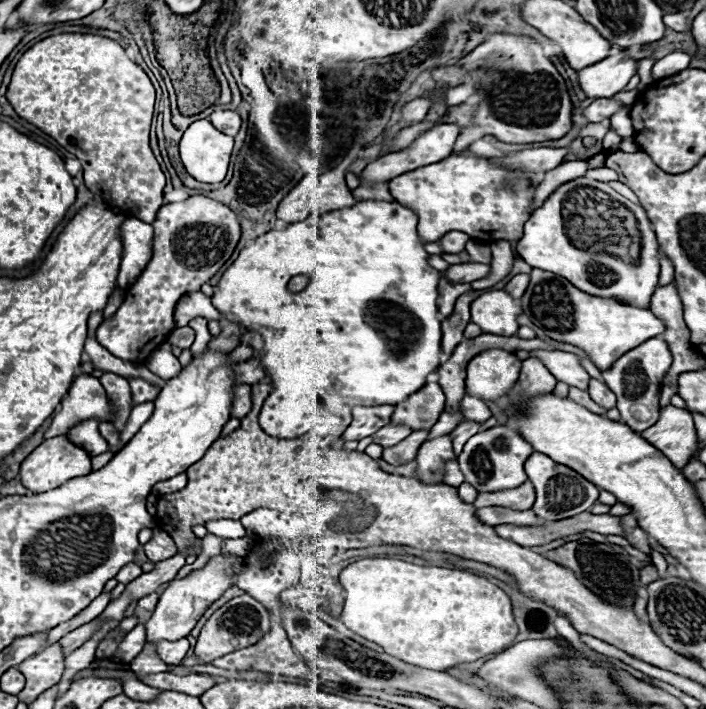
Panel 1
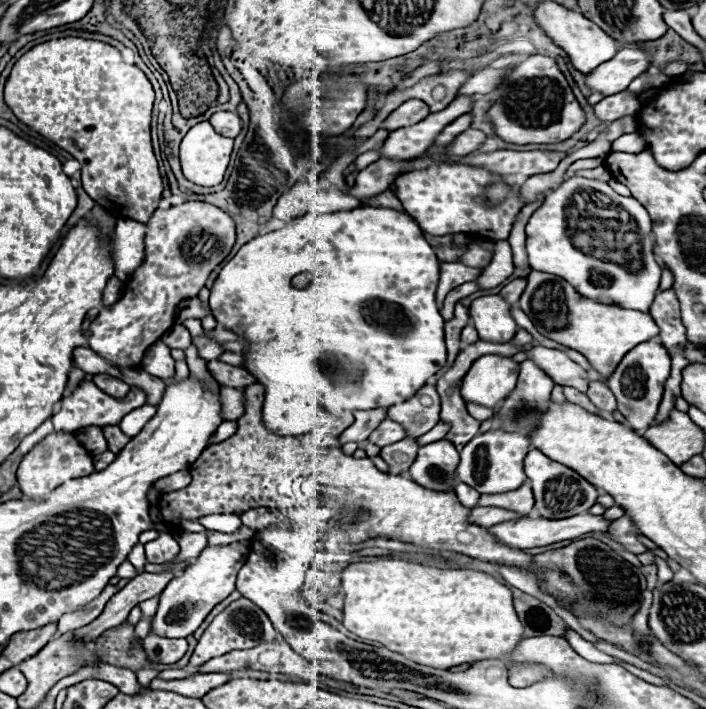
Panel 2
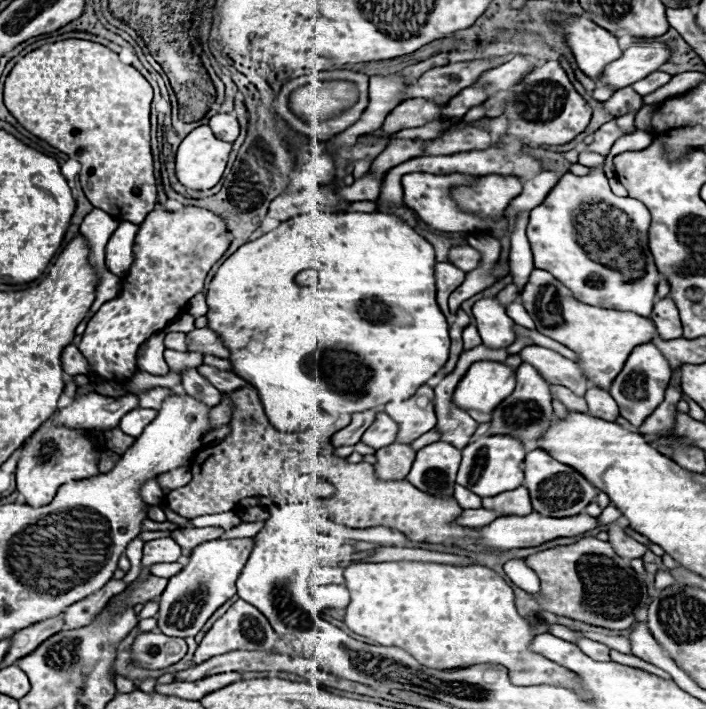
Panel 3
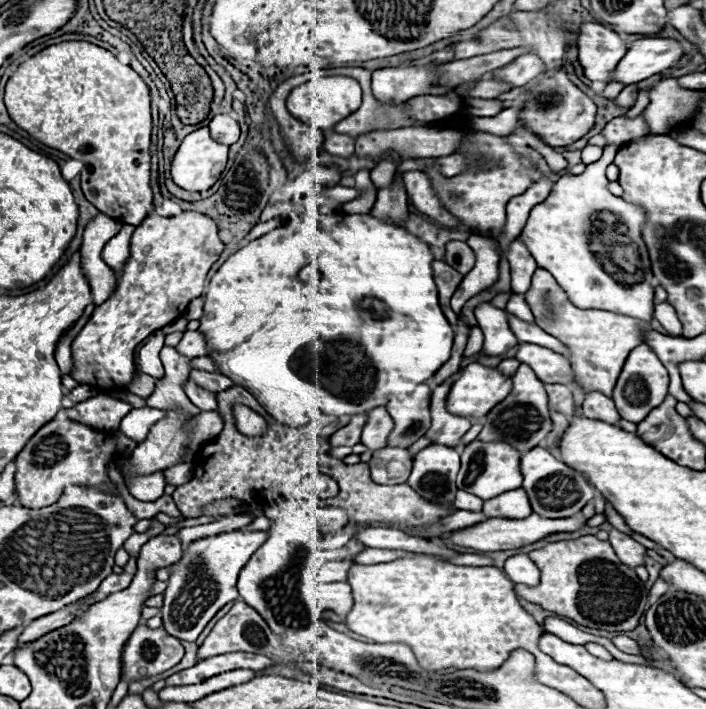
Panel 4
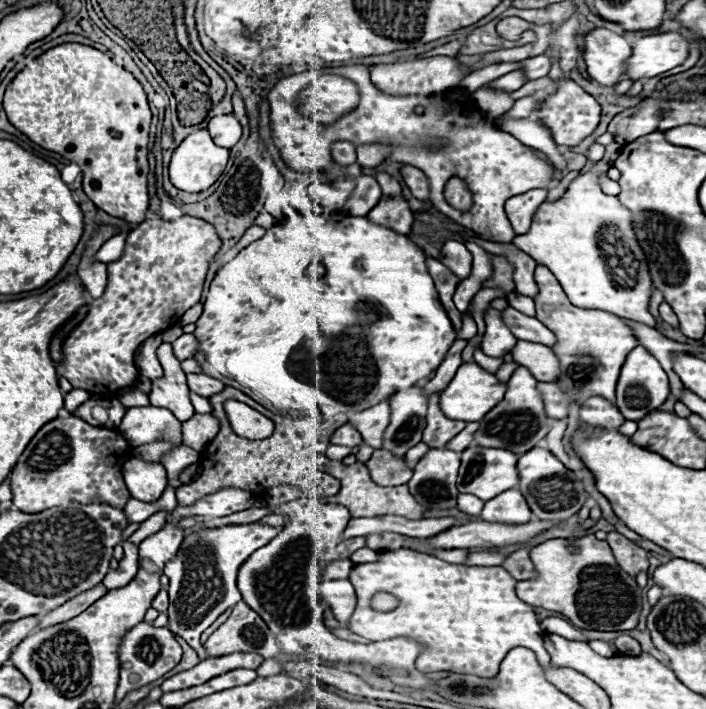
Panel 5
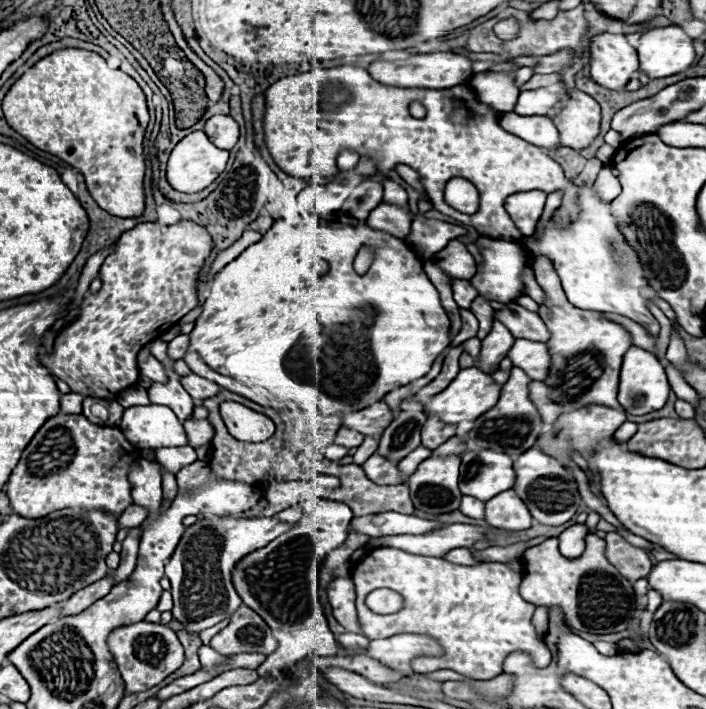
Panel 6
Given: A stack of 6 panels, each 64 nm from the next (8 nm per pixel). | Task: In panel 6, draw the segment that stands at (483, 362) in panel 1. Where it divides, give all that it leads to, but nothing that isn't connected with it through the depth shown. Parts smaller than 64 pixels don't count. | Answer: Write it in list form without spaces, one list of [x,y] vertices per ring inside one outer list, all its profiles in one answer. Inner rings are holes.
[[[472,366],[472,368],[462,370],[440,394],[432,396],[432,400],[424,404],[424,414],[436,416],[438,420],[448,422],[448,424],[460,424],[464,420],[474,422],[476,418],[480,418],[480,414],[488,412],[498,402],[498,396],[500,396],[500,386],[494,384],[494,380],[488,374]]]

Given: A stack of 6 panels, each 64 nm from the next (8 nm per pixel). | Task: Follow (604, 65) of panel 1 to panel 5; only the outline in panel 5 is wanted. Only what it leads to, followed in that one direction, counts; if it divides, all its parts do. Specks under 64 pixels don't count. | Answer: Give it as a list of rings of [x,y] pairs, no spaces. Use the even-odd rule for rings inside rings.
[[[656,32],[642,36],[630,58],[626,78],[654,78],[660,76],[688,58],[688,40],[678,32]]]

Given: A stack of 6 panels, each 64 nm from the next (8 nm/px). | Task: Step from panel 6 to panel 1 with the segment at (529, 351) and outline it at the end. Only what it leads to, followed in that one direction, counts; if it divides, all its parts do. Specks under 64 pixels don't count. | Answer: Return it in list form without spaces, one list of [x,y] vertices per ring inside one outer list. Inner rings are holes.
[[[536,350],[532,356],[540,358],[540,362],[556,376],[558,382],[566,382],[568,386],[576,386],[580,390],[588,388],[590,376],[582,368],[576,354],[560,352],[560,350]]]

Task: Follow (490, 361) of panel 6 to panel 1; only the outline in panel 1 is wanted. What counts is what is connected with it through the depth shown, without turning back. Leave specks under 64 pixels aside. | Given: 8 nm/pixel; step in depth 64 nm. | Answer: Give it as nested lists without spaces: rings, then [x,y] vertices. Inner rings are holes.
[[[504,290],[486,292],[472,302],[472,322],[478,324],[484,334],[514,336],[518,332],[518,314],[522,314],[522,308]]]

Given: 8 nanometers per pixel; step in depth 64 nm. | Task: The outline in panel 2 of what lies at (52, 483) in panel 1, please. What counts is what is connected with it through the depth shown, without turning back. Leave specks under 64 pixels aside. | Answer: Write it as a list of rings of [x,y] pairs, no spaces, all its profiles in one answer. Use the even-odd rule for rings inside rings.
[[[52,432],[22,458],[16,478],[22,494],[30,500],[44,500],[56,486],[72,478],[82,478],[94,472],[92,454],[76,440],[72,432]]]

